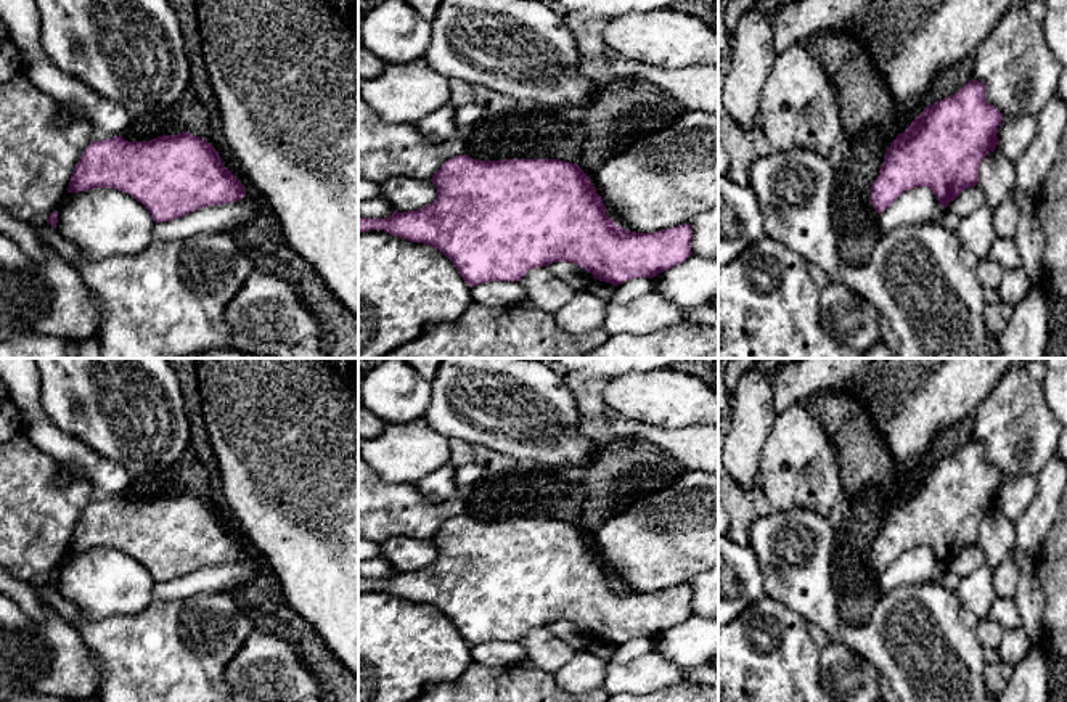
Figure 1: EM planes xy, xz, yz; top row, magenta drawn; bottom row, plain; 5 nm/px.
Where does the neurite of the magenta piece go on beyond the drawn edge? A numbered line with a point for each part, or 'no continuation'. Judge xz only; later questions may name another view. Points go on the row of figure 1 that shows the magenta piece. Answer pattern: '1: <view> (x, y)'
no continuation

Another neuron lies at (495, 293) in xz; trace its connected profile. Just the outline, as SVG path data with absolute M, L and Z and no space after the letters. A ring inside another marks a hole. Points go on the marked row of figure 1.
M490 281L471 288L472 300L485 307L513 307L527 299L521 281Z

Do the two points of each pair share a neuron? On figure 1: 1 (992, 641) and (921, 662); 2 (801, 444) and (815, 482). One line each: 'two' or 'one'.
1: two
2: one

